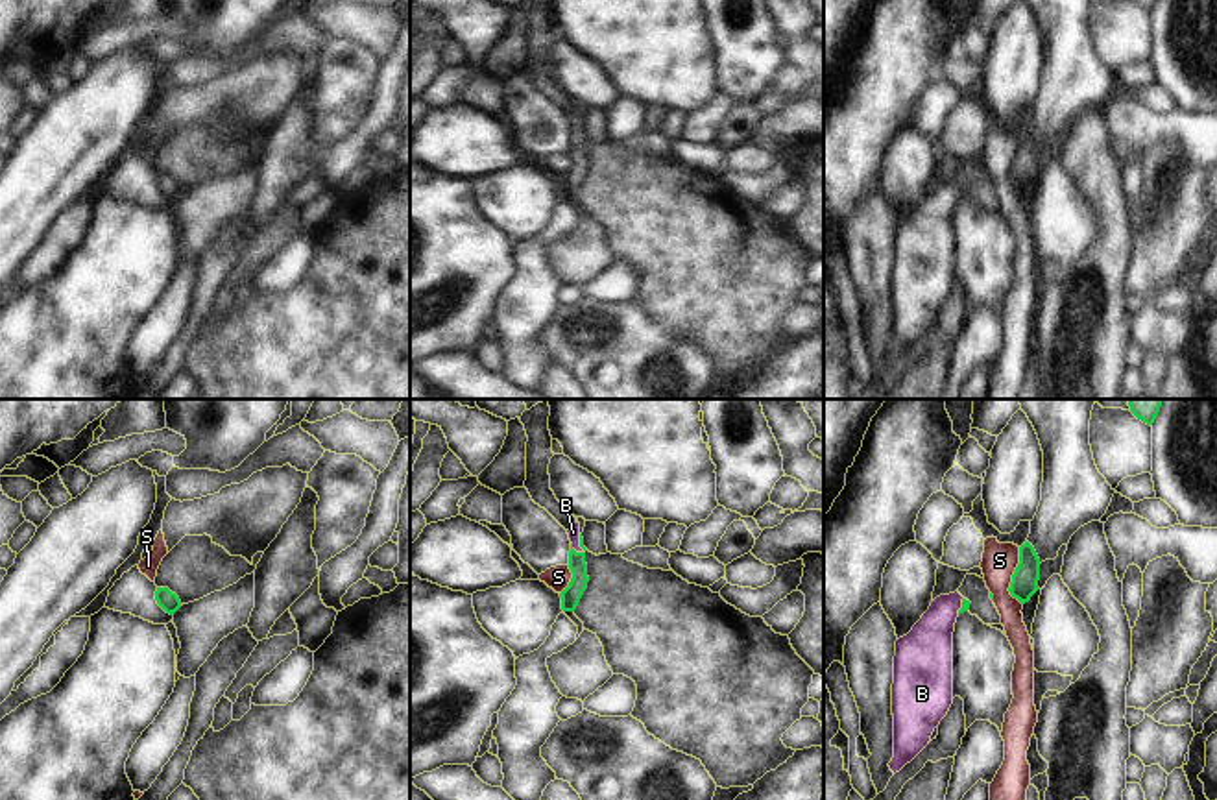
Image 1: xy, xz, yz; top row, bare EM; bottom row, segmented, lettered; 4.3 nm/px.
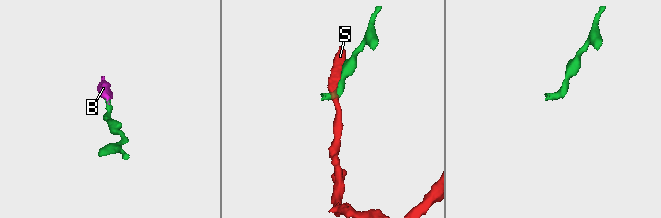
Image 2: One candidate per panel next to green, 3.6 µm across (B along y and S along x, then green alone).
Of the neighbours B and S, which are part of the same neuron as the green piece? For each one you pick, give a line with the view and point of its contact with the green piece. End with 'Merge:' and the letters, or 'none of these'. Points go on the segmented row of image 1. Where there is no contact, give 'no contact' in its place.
B: contact xz (580, 545)
Merge: B

